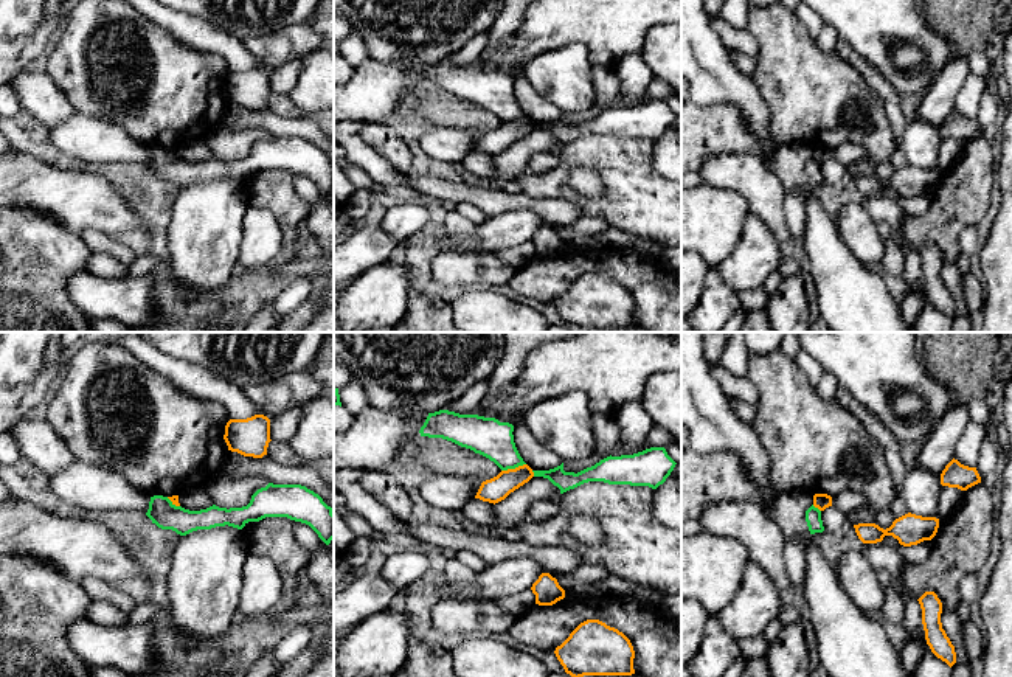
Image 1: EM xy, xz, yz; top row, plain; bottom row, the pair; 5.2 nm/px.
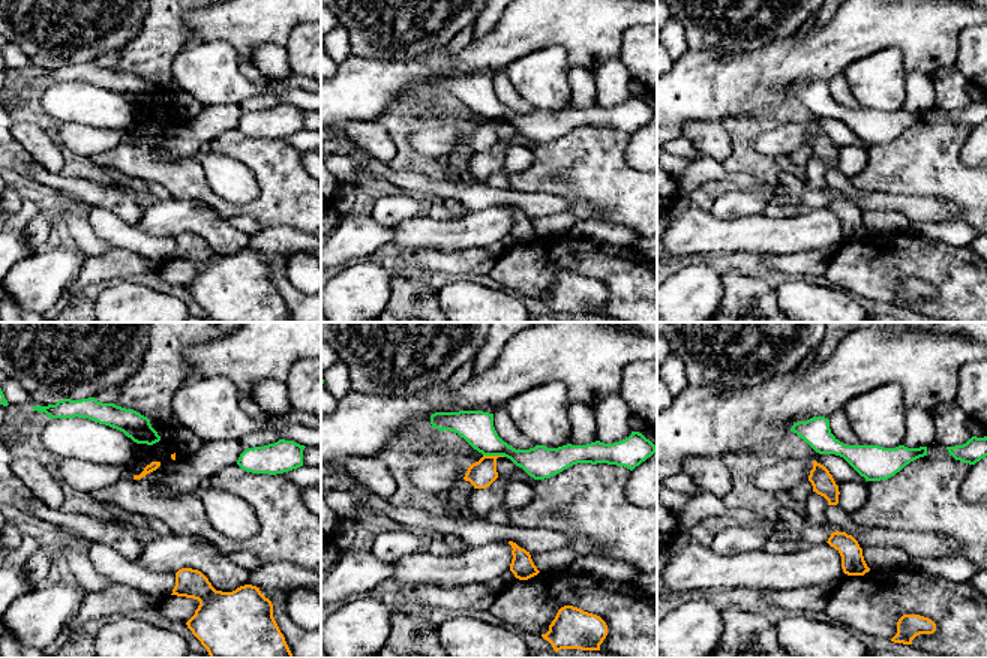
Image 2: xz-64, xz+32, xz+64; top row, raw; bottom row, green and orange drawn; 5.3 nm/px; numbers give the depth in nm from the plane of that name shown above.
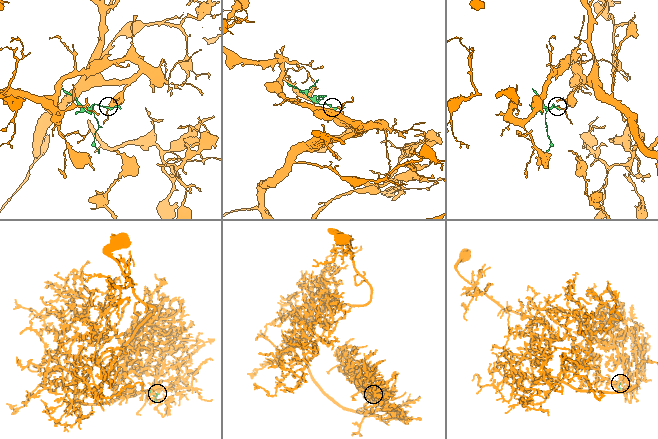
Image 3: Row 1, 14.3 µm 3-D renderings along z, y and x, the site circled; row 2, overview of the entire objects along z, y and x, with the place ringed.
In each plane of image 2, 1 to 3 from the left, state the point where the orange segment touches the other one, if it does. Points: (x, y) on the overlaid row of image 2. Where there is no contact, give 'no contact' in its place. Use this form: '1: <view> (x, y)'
1: no contact
2: xz+32 (494, 454)
3: no contact

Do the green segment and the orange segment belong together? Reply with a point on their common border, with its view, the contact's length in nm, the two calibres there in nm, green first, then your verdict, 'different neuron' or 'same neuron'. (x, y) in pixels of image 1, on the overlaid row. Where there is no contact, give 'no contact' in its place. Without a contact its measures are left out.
contact xz (512, 468); length 130 nm; calibres 200 and 130 nm; different neuron

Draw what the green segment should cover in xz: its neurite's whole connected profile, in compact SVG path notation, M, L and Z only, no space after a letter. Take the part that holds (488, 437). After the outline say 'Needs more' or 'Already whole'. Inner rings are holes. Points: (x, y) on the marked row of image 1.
M449 410L428 413L419 430L421 436L442 438L470 449L494 461L501 470L526 464L515 447L512 432L514 425L509 422Z. Already whole

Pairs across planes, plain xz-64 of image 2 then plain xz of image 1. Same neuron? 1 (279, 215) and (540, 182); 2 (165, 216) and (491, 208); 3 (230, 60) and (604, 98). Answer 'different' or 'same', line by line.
1: same
2: different
3: different

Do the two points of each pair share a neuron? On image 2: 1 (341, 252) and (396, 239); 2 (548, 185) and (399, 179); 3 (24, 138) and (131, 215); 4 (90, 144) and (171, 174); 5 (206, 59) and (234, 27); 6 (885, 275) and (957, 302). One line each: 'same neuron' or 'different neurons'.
1: same neuron
2: different neurons
3: different neurons
4: different neurons
5: different neurons
6: same neuron

